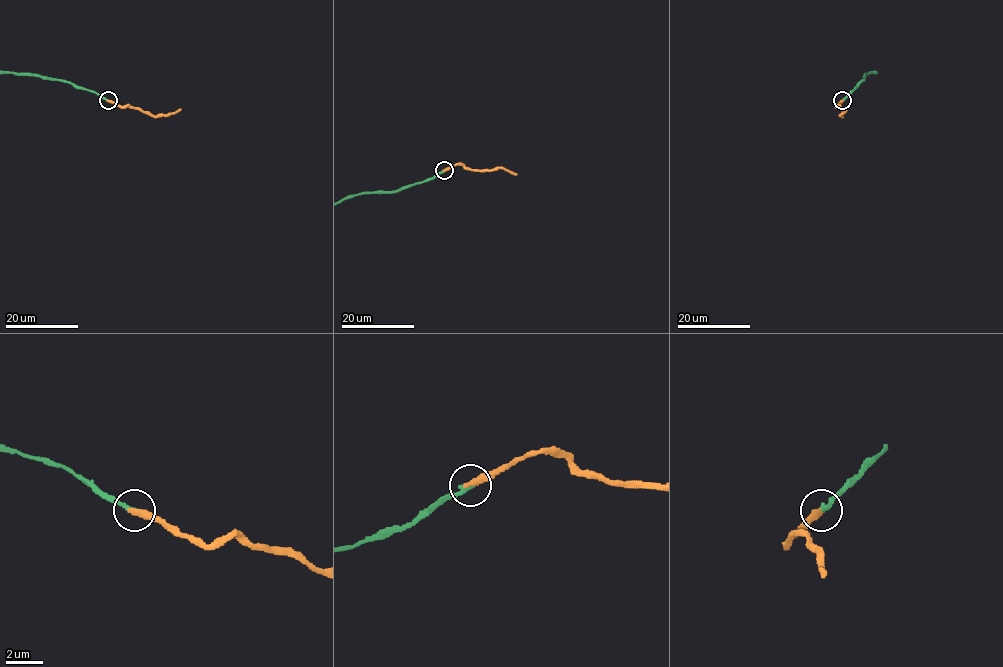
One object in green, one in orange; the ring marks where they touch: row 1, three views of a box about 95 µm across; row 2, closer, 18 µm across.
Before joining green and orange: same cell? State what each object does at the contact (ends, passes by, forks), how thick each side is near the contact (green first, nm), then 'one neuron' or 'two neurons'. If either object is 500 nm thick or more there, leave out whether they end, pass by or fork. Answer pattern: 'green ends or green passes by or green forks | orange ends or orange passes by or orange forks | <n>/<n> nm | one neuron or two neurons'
green ends | orange ends | 240/380 nm | one neuron

